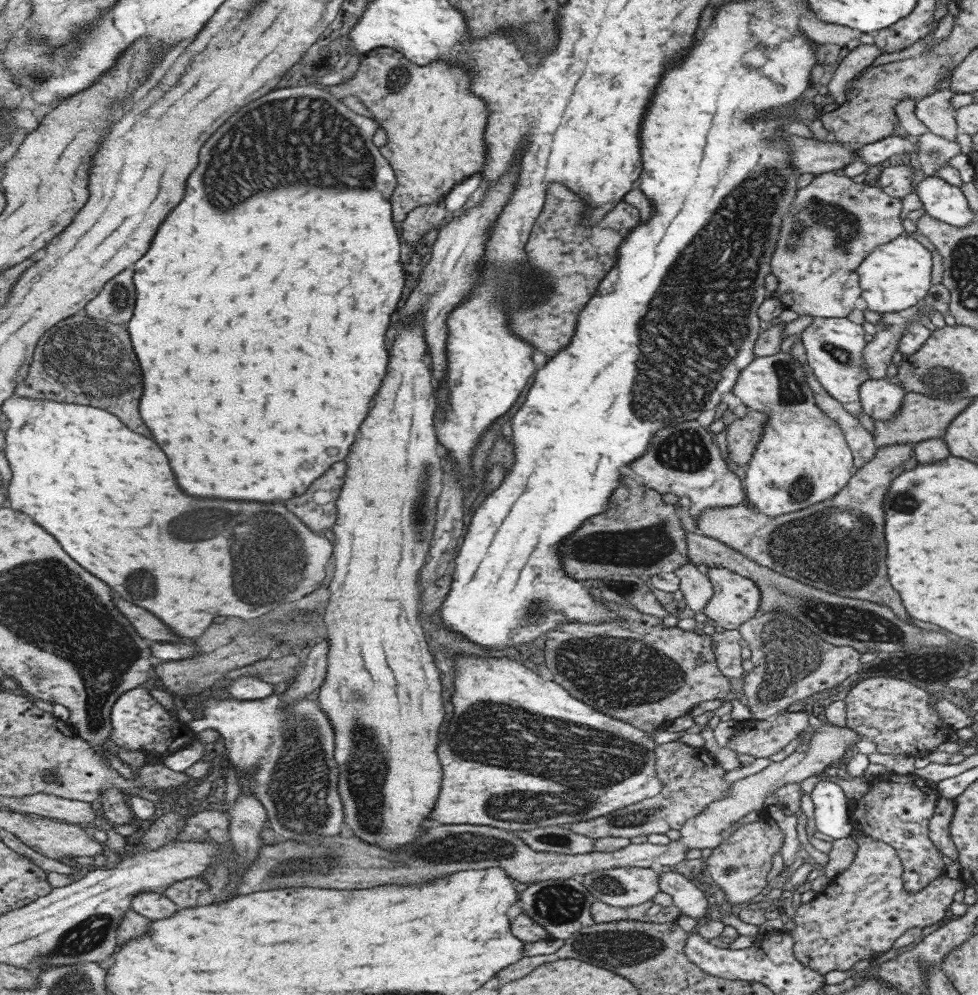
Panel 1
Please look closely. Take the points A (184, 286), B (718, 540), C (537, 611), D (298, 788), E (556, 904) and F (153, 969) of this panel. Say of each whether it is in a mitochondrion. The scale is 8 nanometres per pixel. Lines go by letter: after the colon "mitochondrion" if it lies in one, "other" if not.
A: other
B: other
C: mitochondrion
D: mitochondrion
E: mitochondrion
F: other

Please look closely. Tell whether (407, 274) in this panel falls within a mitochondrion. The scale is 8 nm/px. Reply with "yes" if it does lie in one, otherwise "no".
no

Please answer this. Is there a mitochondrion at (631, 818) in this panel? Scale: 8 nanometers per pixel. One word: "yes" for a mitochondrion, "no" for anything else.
yes

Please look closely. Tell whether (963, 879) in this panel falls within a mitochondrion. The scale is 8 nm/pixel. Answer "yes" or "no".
no

